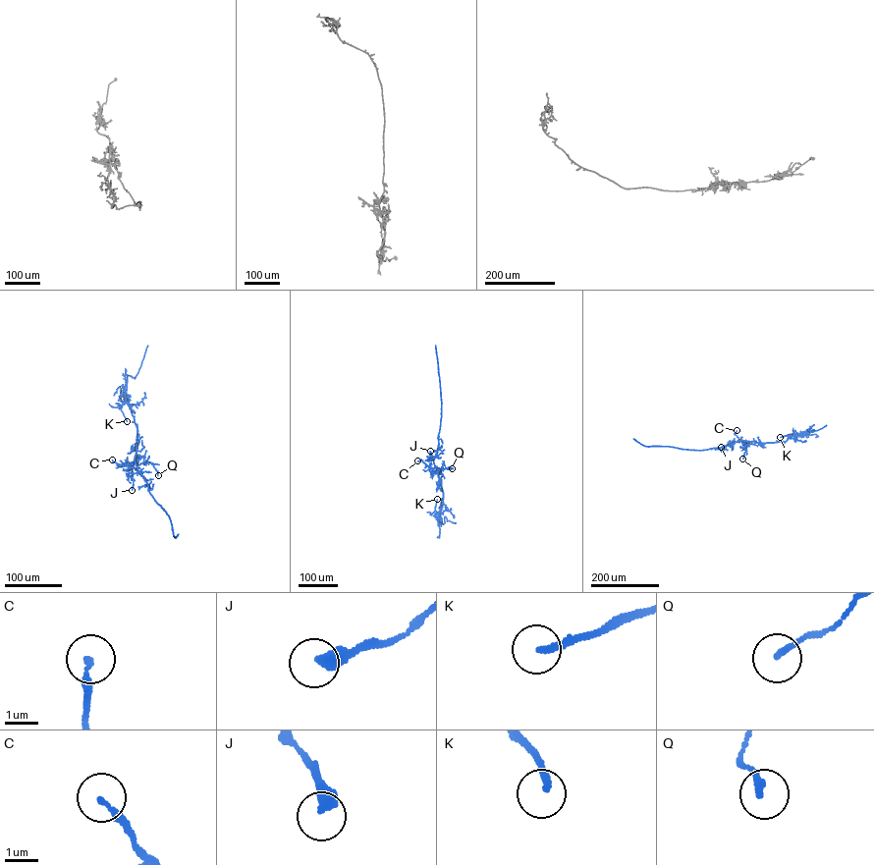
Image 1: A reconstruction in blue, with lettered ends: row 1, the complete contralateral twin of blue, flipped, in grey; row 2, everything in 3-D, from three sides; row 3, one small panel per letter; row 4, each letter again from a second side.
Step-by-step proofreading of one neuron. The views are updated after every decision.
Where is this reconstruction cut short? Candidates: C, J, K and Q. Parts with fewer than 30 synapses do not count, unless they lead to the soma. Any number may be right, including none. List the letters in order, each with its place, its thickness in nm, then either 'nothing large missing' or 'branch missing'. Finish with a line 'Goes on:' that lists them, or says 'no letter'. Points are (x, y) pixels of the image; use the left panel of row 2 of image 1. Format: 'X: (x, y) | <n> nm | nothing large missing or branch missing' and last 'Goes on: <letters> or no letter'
C: (112, 459) | 180 nm | nothing large missing
J: (132, 490) | 440 nm | nothing large missing
K: (127, 421) | 200 nm | nothing large missing
Q: (158, 475) | 170 nm | nothing large missing
Goes on: no letter

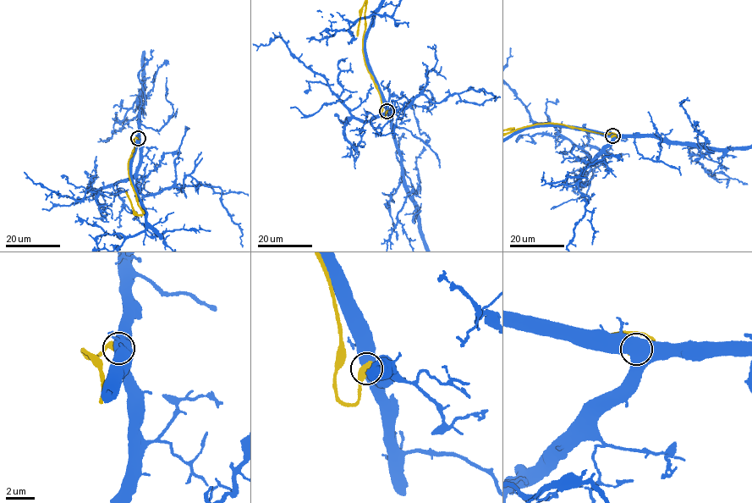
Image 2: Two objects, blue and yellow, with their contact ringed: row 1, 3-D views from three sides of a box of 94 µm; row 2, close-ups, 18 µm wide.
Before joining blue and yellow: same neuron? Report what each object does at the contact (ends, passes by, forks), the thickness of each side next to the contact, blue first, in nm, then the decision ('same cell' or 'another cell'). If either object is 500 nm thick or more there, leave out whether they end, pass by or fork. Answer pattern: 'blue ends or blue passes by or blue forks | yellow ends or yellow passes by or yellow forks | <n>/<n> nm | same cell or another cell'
850/550 nm | another cell

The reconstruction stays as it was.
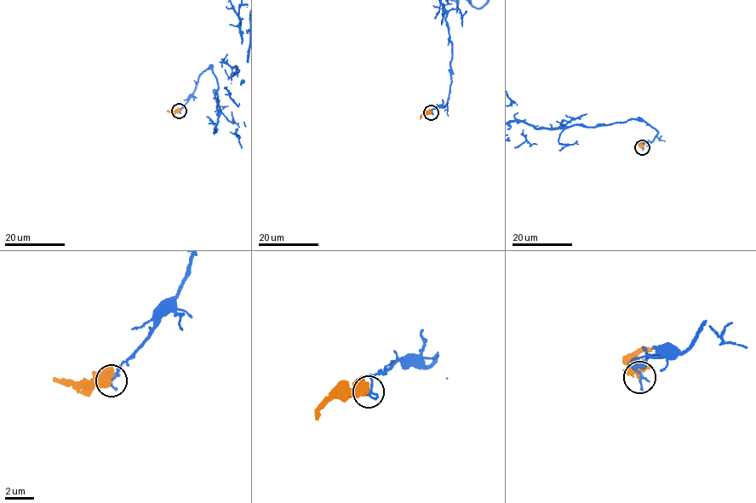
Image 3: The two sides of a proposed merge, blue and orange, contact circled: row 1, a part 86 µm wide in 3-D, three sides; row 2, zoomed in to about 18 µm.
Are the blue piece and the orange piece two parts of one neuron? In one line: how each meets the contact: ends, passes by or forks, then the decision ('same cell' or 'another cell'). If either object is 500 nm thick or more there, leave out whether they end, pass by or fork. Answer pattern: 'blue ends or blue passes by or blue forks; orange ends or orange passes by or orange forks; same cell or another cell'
blue ends; orange forks; another cell

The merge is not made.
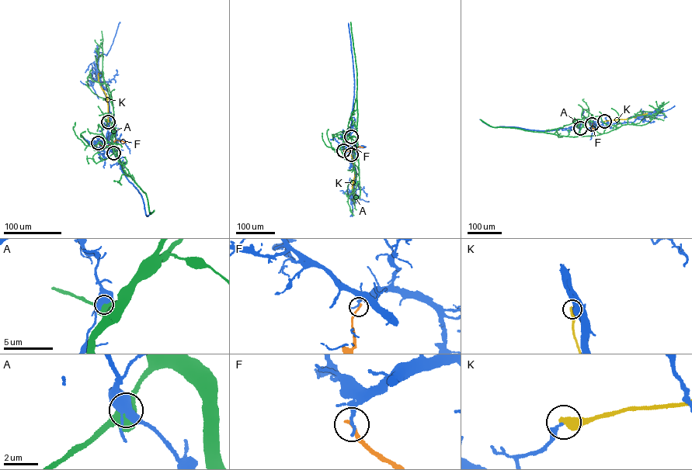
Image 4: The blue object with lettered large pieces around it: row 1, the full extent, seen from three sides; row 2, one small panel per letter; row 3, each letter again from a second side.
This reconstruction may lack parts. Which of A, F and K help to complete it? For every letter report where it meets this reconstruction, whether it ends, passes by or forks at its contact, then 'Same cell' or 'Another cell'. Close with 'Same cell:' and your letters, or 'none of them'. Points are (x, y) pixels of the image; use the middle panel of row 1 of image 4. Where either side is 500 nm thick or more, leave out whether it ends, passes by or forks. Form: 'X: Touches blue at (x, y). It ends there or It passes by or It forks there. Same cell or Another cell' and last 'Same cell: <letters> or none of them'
A: Touches blue at (351, 136). Another cell
F: Touches blue at (343, 150). It ends there. Another cell
K: Touches blue at (351, 154). It ends there. Another cell
Same cell: none of them

